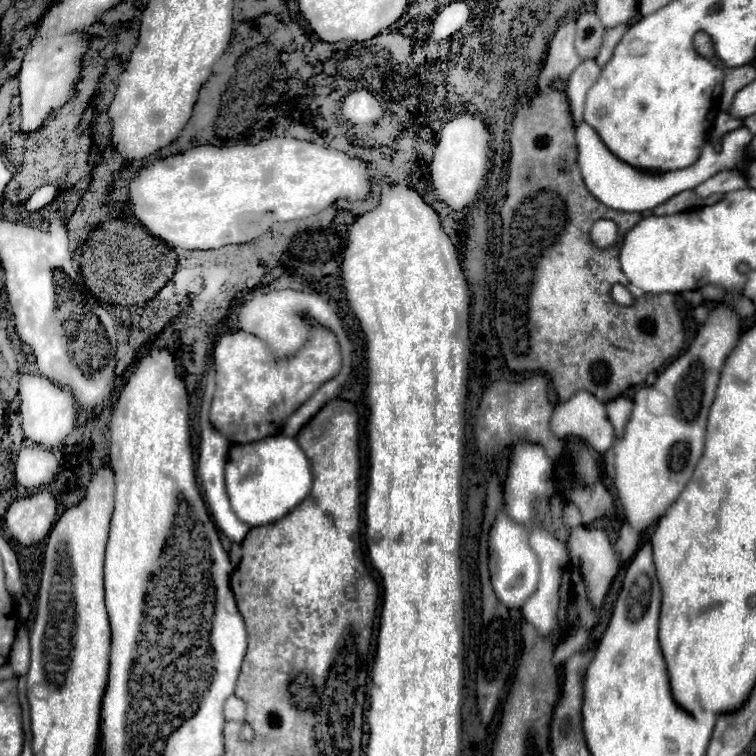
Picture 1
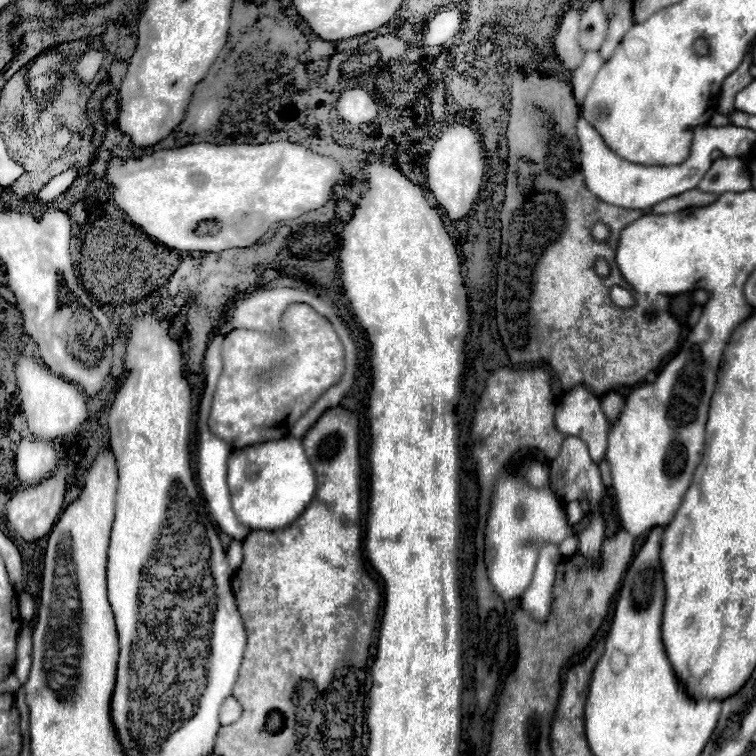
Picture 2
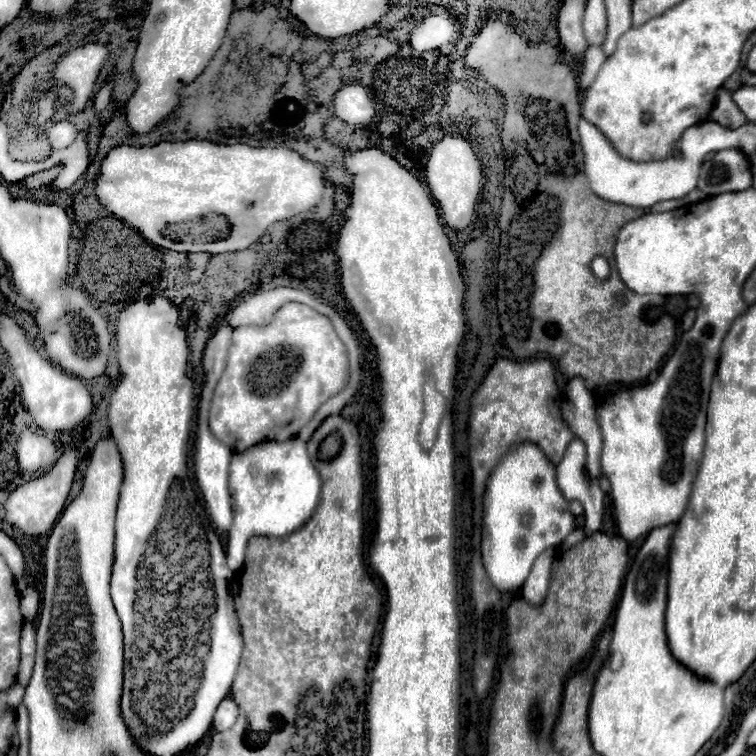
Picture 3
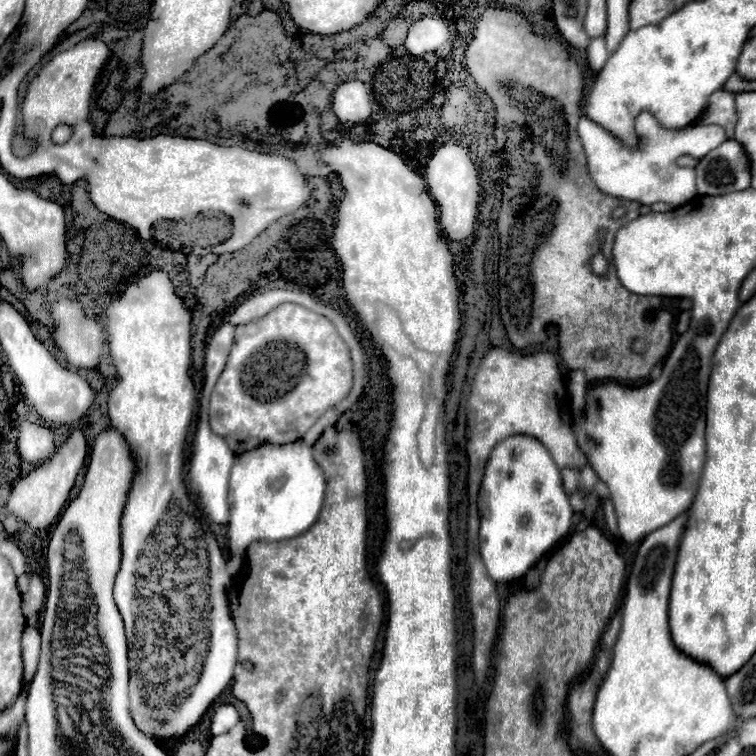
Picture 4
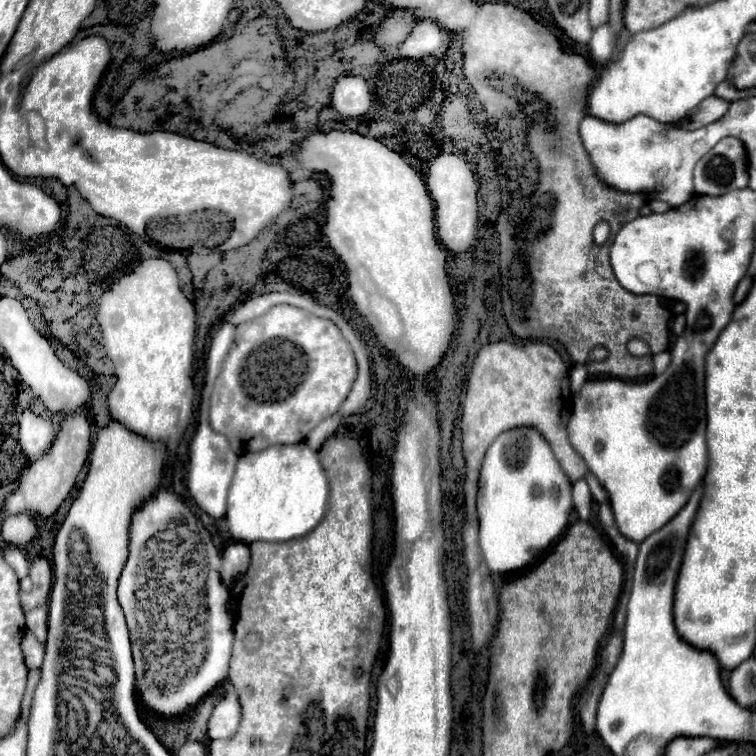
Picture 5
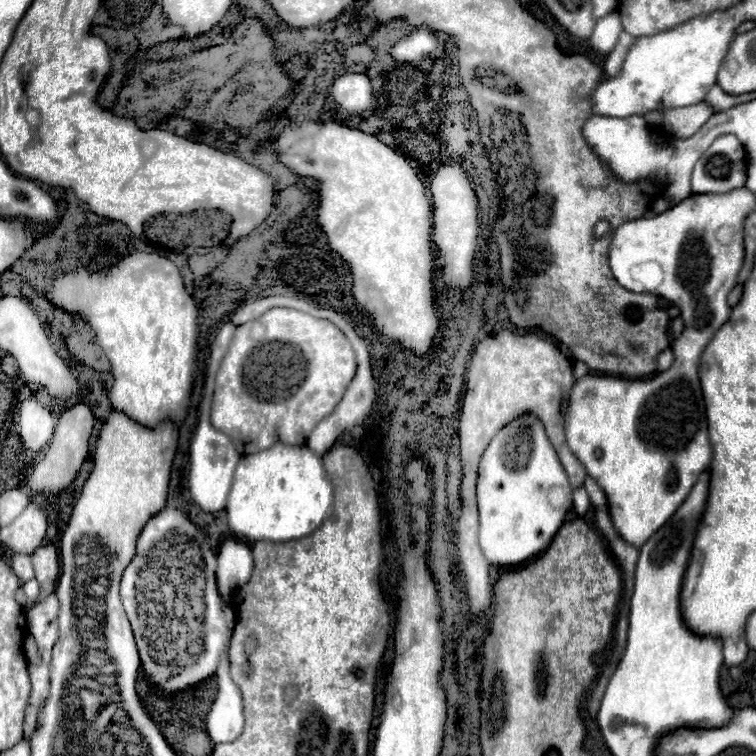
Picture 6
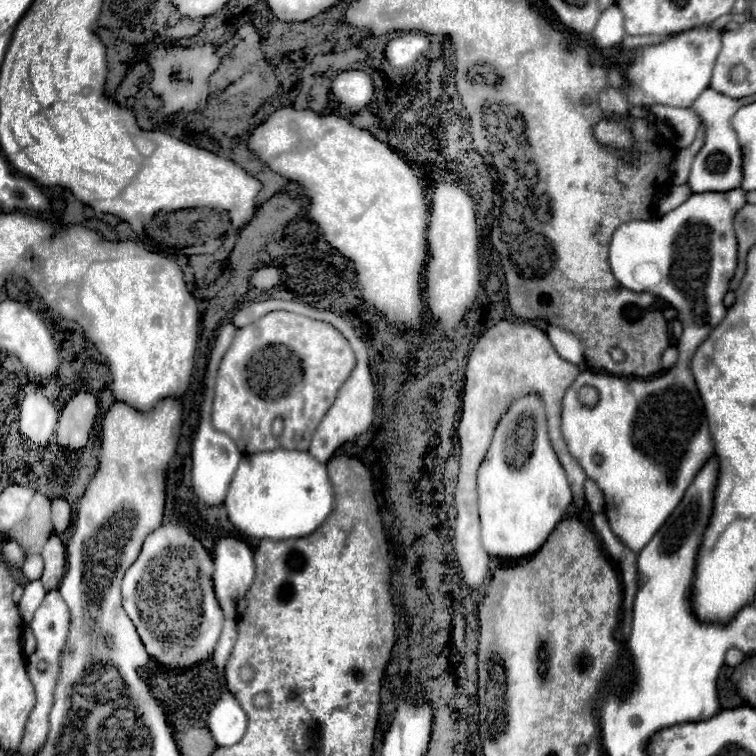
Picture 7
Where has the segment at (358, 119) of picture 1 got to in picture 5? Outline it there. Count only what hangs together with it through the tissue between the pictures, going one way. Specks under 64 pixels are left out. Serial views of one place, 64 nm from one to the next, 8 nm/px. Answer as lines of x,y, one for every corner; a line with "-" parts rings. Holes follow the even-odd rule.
362,76
338,78
332,86
332,108
342,114
342,118
360,118
368,114
372,104
372,90

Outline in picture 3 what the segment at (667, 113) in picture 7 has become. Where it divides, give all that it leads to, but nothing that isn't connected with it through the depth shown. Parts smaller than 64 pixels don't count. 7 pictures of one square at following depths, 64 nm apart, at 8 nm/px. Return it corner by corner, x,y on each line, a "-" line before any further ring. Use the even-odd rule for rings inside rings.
720,88
716,92
716,104
714,104
710,120
722,124
728,130
736,130
738,126
742,126
746,122
746,118
742,116
742,112
738,110
738,106
732,100
732,94
726,92
724,88

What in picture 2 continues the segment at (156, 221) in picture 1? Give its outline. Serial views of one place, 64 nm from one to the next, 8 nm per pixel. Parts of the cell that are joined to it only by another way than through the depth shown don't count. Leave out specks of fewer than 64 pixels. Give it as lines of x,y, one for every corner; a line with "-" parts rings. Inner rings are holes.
268,142
268,144
186,144
176,148
154,150
140,158
112,158
106,168
106,186
110,200
128,216
130,224
138,226
154,242
172,250
190,252
222,252
228,248
252,246
274,222
294,220
310,210
318,210
326,204
328,194
334,192
336,182
342,180
342,166
328,156
318,156
312,150
292,142
-
200,220
222,220
222,242
206,242
194,230

